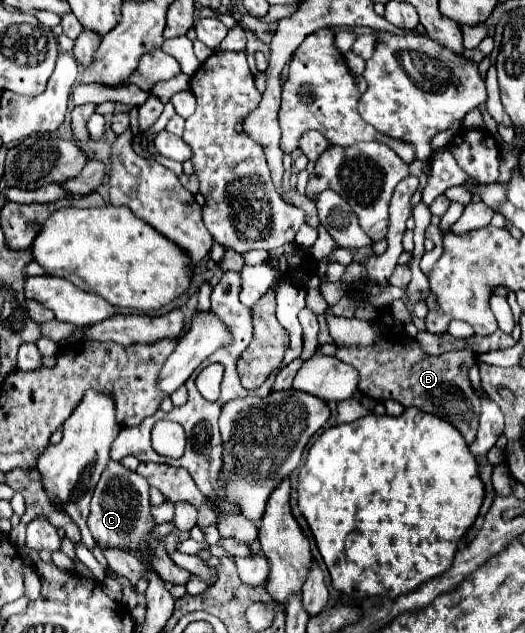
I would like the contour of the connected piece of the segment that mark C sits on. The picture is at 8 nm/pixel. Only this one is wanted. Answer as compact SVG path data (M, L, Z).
M111 460L97 482L97 488L91 498L91 512L89 512L89 530L99 544L101 550L105 548L121 548L125 552L147 556L155 572L165 582L185 584L189 582L191 574L185 568L179 568L167 554L163 538L153 538L151 532L155 530L157 522L151 516L151 502L149 502L149 482L141 478L141 474L127 470L121 462Z

